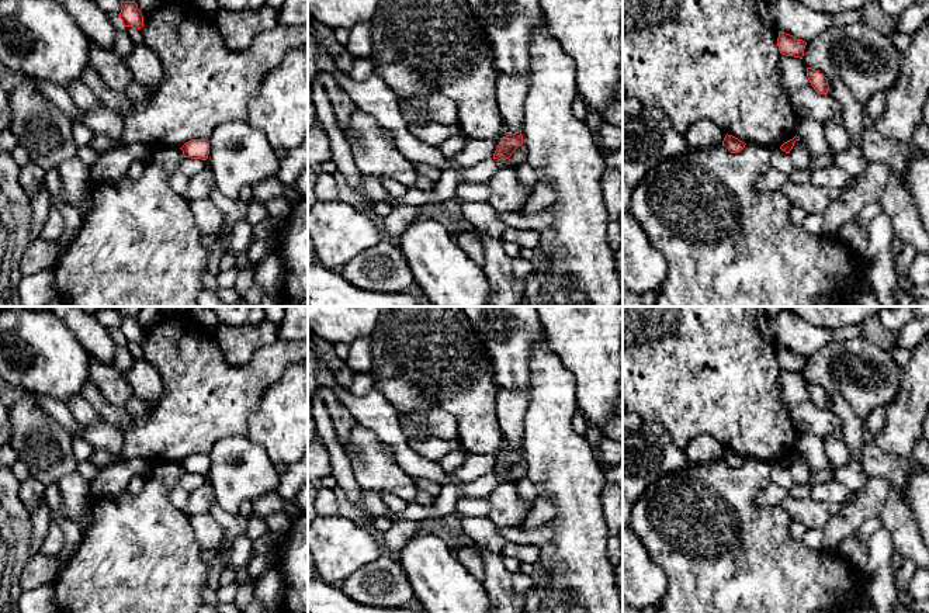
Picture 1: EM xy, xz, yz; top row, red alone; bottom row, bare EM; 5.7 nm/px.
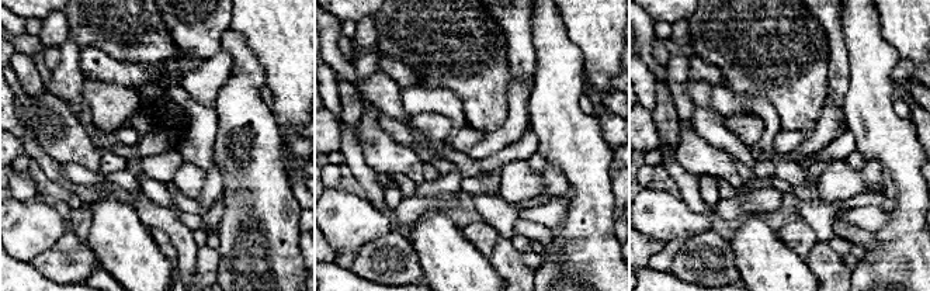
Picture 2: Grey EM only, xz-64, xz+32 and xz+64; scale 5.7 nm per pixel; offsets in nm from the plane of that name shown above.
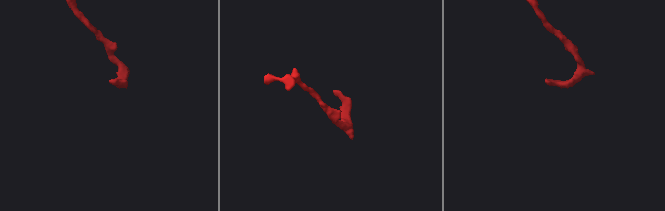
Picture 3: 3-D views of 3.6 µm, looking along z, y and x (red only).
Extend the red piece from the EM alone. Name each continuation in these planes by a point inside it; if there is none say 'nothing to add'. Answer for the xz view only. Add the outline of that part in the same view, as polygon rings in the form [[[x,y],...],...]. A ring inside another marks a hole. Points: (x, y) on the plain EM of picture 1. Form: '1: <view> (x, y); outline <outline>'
nothing to add

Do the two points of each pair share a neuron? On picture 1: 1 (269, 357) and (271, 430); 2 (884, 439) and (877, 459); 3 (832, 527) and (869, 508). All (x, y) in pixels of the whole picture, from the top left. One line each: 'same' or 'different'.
1: different
2: different
3: same

